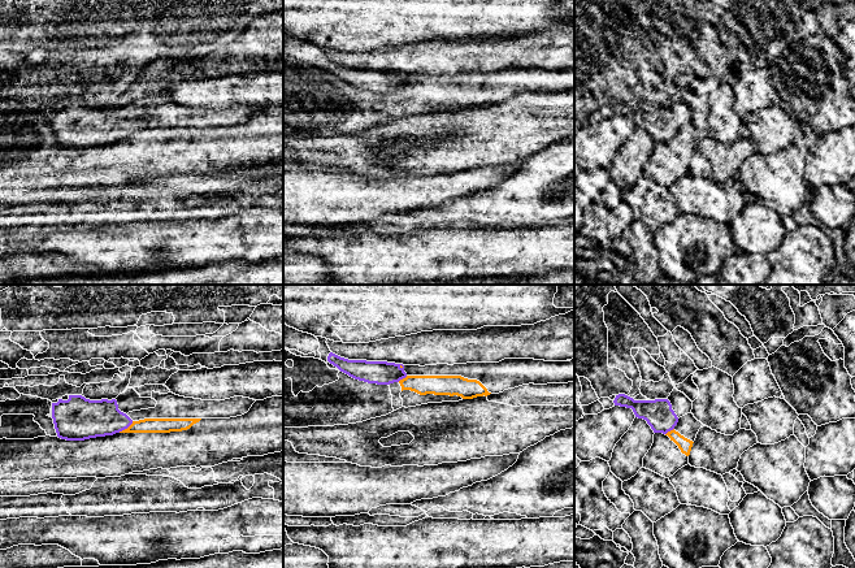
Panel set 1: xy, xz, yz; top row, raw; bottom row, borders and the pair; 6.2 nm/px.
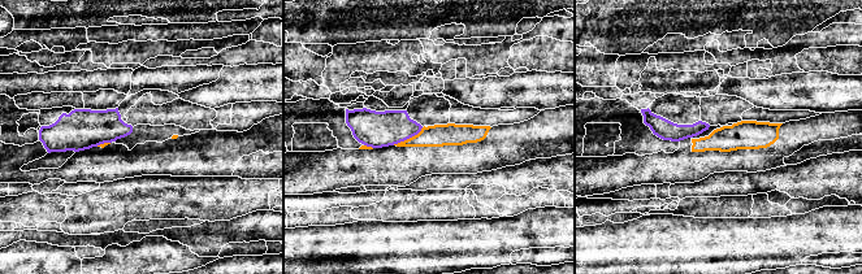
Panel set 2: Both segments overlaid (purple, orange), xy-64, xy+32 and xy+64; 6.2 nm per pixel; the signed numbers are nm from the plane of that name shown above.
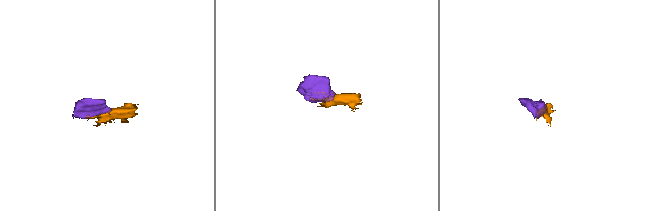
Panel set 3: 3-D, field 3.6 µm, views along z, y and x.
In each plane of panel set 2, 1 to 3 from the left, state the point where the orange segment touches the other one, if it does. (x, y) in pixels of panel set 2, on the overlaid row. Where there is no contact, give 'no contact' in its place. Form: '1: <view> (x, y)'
1: xy-64 (103, 143)
2: xy+32 (407, 138)
3: no contact

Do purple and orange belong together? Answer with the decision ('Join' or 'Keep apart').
Keep apart

